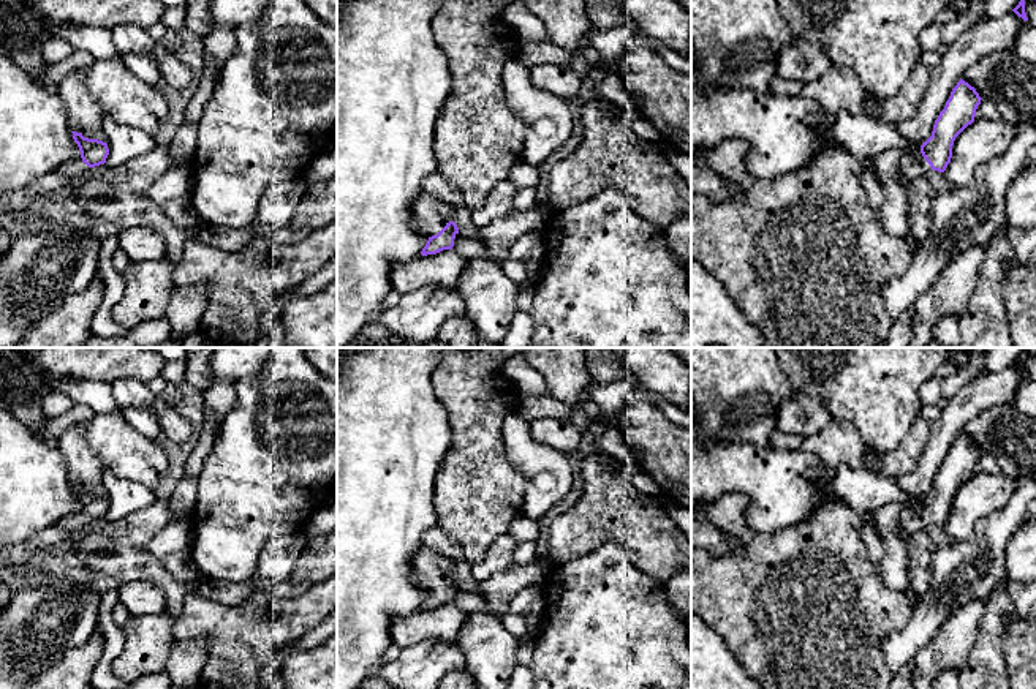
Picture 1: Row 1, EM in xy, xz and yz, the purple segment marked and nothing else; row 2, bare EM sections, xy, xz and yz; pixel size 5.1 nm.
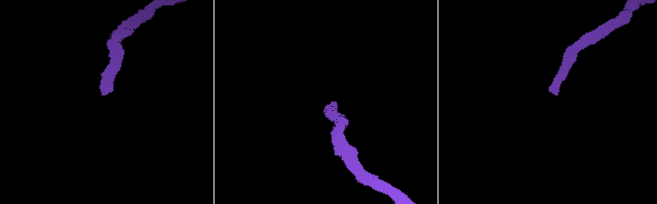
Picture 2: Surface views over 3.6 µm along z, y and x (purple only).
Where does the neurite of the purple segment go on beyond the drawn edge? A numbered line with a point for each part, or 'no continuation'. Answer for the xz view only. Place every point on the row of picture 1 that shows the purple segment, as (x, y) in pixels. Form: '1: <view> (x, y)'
1: xz (431, 215)

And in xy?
1: xy (75, 168)

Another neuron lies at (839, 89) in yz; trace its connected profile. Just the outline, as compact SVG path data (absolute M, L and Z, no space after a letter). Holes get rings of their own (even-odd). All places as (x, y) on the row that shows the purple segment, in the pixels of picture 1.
M922 62L916 63L900 92L894 98L879 100L879 111L870 112L865 106L870 95L862 87L856 71L848 66L832 66L819 79L805 84L800 93L819 106L819 111L807 119L807 123L829 126L841 111L853 115L868 114L878 122L887 123L908 120L917 114L930 79L930 68Z

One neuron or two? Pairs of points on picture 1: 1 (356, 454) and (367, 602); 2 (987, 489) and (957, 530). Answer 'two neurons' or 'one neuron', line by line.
1: one neuron
2: one neuron

